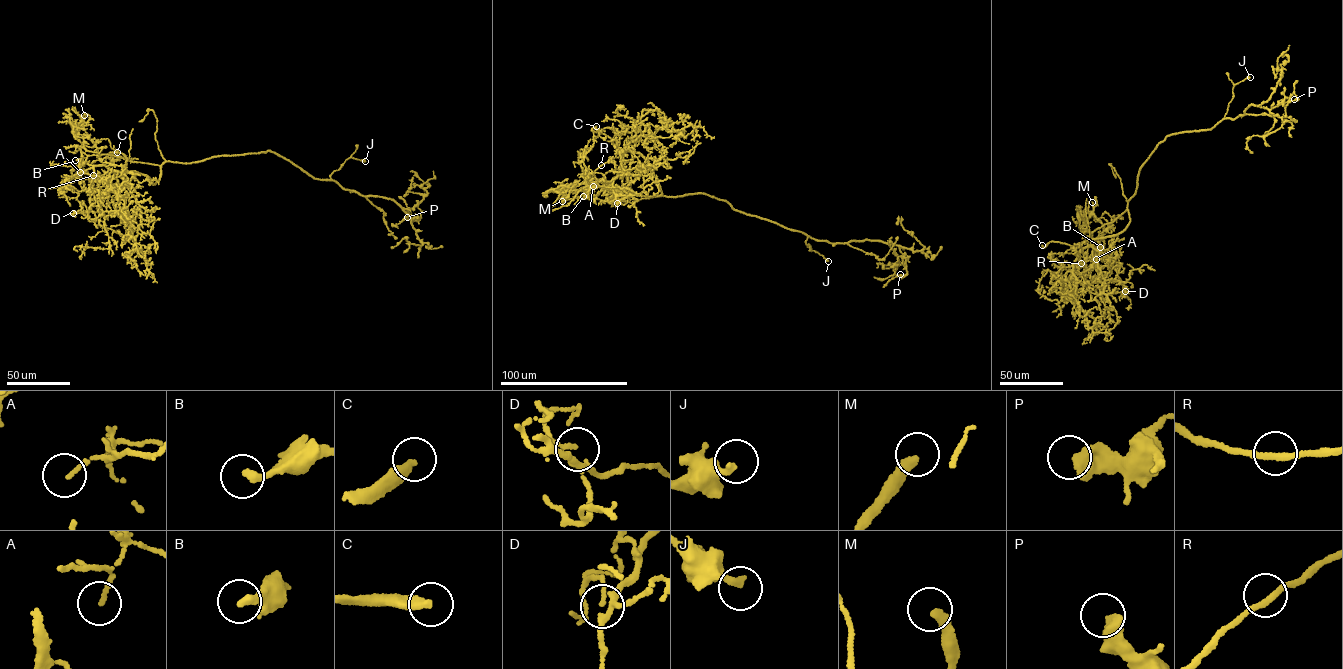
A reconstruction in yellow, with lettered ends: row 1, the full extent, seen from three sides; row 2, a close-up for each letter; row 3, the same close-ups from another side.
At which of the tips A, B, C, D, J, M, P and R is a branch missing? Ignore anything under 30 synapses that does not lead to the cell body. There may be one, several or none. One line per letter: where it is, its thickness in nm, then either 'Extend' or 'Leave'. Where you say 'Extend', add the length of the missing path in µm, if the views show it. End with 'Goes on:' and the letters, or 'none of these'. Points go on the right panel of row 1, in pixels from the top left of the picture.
A: Place: (1096, 259). Thickness 100 nm. Leave
B: Place: (1100, 247). Thickness 280 nm. Leave
C: Place: (1042, 245). Thickness 340 nm. Extend. Missing length about 30 µm
D: Place: (1125, 291). Thickness 110 nm. Leave
J: Place: (1250, 77). Thickness 240 nm. Leave
M: Place: (1092, 202). Thickness 320 nm. Extend. Missing length about 35 µm
P: Place: (1294, 99). Thickness 550 nm. Leave
R: Place: (1081, 263). Thickness 190 nm. Leave
Goes on: C, M

